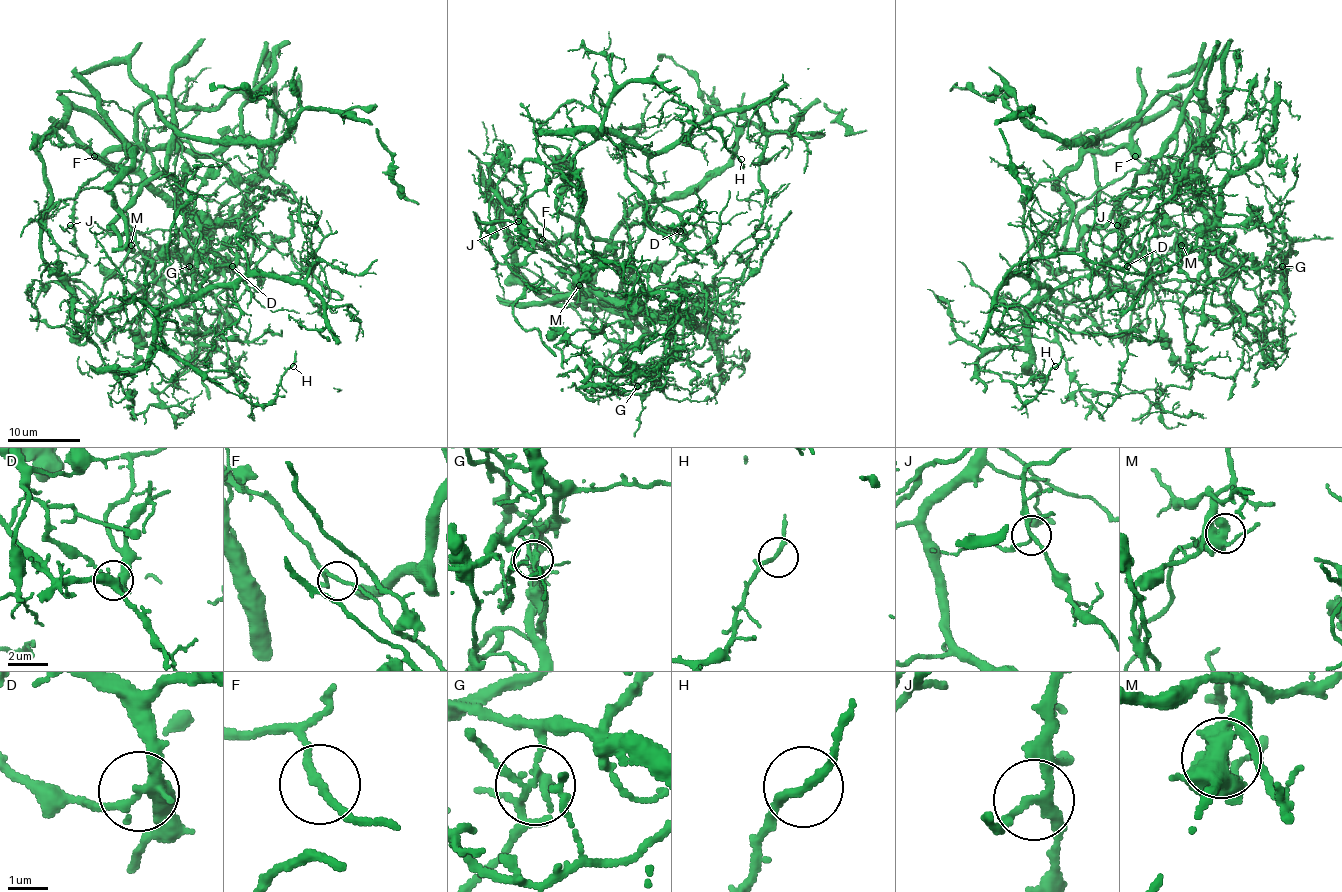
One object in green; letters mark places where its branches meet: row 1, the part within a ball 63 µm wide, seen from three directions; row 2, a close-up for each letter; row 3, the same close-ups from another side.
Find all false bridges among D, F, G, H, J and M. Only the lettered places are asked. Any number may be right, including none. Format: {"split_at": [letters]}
{"split_at": ["D", "F", "G", "M"]}

